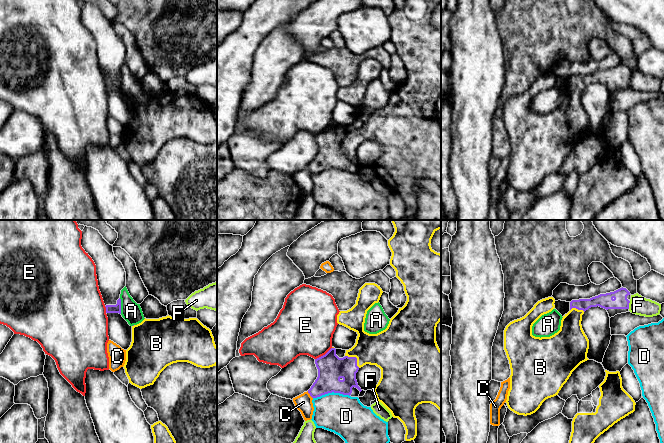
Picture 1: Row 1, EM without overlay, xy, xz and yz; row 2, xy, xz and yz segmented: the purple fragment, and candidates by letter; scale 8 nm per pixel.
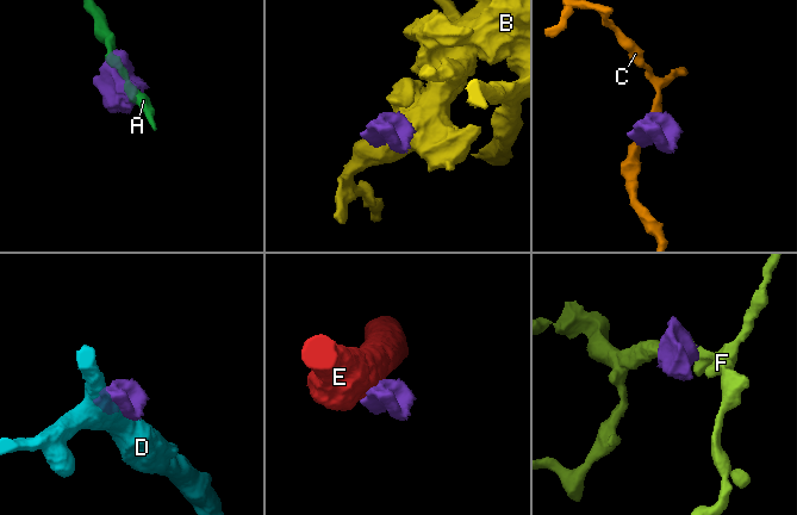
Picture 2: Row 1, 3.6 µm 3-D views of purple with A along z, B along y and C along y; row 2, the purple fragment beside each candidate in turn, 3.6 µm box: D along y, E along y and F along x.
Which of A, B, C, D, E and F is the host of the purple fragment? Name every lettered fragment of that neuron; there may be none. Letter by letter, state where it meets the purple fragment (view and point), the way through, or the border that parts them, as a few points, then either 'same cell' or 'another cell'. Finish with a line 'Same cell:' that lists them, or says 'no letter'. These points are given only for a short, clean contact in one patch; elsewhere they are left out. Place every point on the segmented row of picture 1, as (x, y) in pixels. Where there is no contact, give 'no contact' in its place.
A: xy (120, 306) | another cell
B: xz (355, 357) | across xz (331, 368), (344, 368), (355, 357), (368, 349), (385, 349) | same cell
C: xz (310, 395) | along xz (307, 391), (312, 398) | another cell
D: xz (331, 392) | another cell
E: xz (323, 355) | another cell
F: yz (628, 305) | along yz (630, 301), (628, 308) | another cell
Same cell: B

